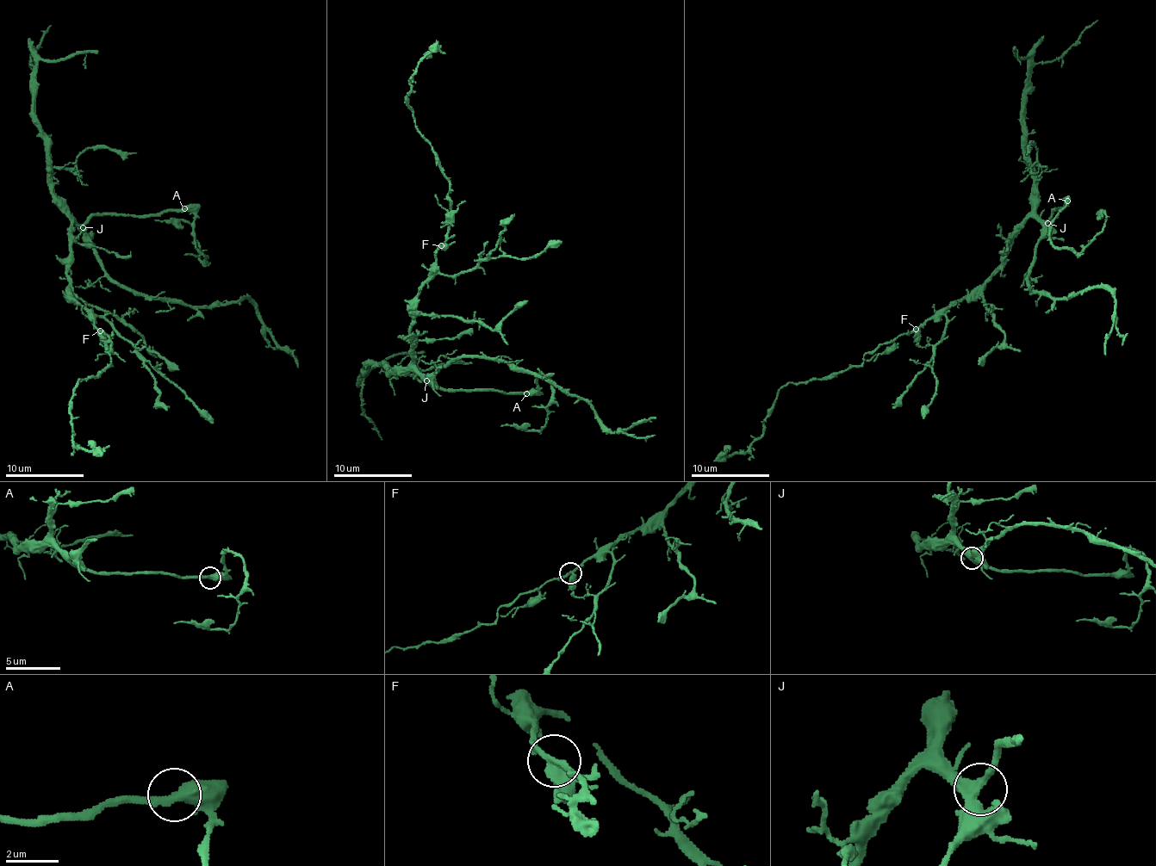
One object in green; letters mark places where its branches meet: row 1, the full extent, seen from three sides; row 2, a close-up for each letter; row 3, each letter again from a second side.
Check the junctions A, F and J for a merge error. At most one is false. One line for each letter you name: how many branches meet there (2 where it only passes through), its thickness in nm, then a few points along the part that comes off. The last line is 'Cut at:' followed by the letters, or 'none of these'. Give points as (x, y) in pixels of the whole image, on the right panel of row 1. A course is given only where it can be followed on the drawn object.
Cut at: none of these

